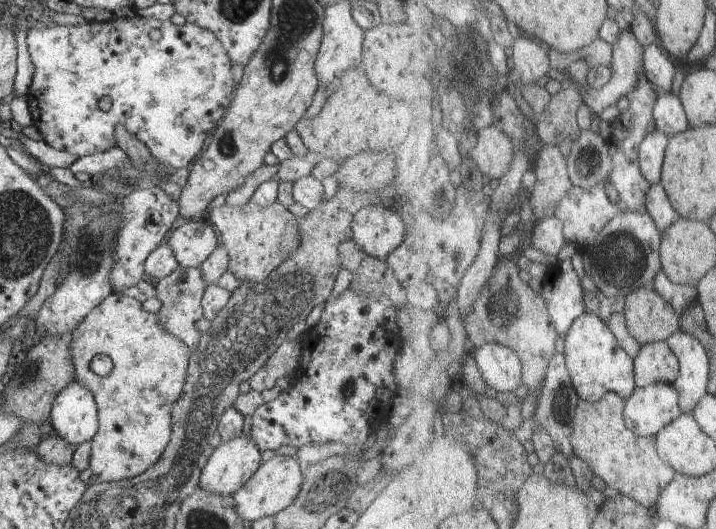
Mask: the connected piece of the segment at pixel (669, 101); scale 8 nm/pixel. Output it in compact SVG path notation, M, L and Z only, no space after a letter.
M662 93L655 115L661 131L676 136L692 128L692 123L681 95Z

